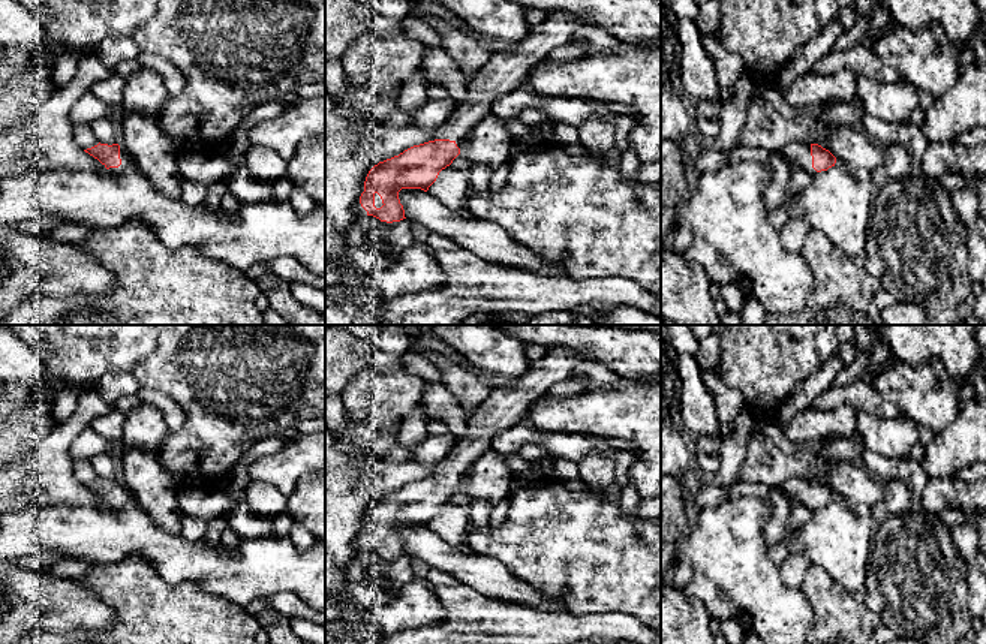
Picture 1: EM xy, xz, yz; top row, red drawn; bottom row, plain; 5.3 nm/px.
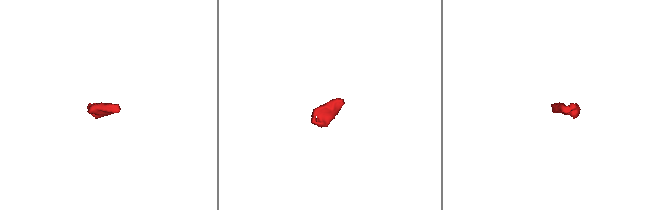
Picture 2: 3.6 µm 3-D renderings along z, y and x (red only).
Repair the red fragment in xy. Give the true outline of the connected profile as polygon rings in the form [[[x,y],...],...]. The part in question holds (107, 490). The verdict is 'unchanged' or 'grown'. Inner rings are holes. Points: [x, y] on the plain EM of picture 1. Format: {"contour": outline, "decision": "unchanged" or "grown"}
{"contour": [[[99,478],[84,487],[97,494],[109,509],[123,509],[135,503],[135,497],[118,479],[108,481]]], "decision": "grown"}

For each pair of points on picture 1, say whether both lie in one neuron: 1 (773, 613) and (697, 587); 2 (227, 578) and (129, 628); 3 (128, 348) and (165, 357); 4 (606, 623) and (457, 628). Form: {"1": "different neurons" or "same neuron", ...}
{"1": "different neurons", "2": "different neurons", "3": "different neurons", "4": "same neuron"}

